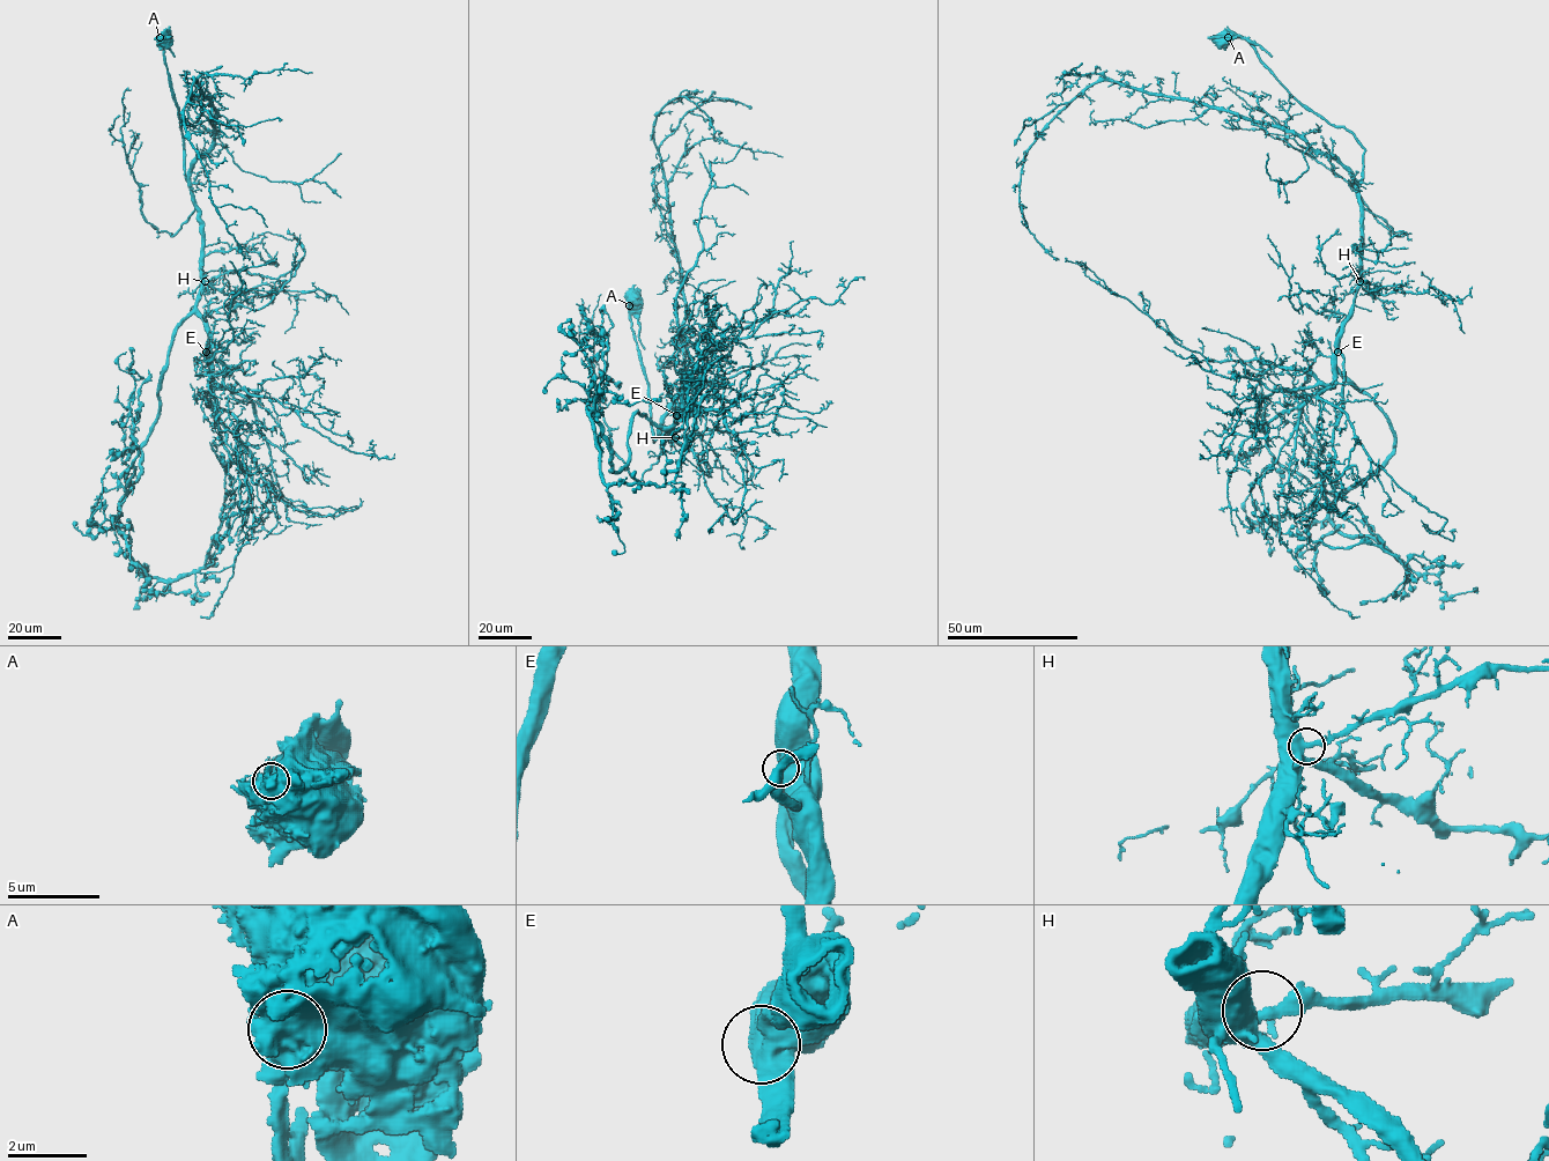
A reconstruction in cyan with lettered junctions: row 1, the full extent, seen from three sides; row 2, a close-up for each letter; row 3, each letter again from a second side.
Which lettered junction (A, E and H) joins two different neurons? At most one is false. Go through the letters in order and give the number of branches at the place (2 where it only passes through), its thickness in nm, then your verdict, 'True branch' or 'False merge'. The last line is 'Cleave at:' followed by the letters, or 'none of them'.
A: Branches: 2. Thickness 800 nm. False merge
E: Branches: 2. Thickness 650 nm. True branch
H: Branches: 2. Thickness 600 nm. True branch
Cleave at: A

